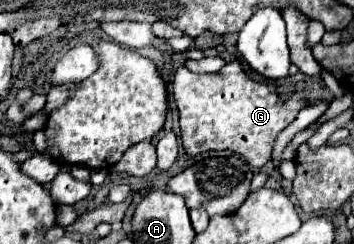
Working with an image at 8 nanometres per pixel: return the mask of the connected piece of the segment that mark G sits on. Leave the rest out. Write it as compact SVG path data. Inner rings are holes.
M239 60L227 62L223 70L215 74L193 74L185 66L175 70L175 80L173 80L173 94L175 102L179 108L179 126L181 126L181 140L183 140L183 150L187 156L199 156L203 152L211 150L231 150L247 160L253 168L263 168L273 154L273 146L277 140L277 134L283 132L299 114L301 108L305 108L307 96L301 92L289 94L287 100L279 96L279 90L271 84L261 84L255 82L241 66Z

